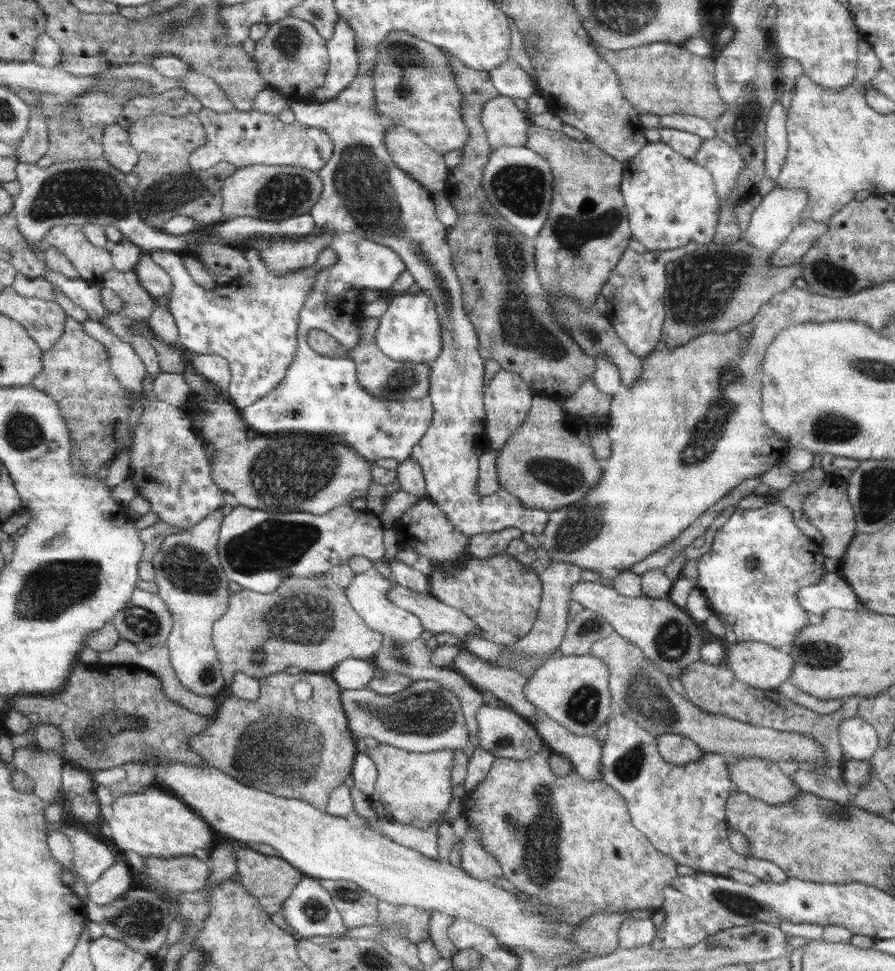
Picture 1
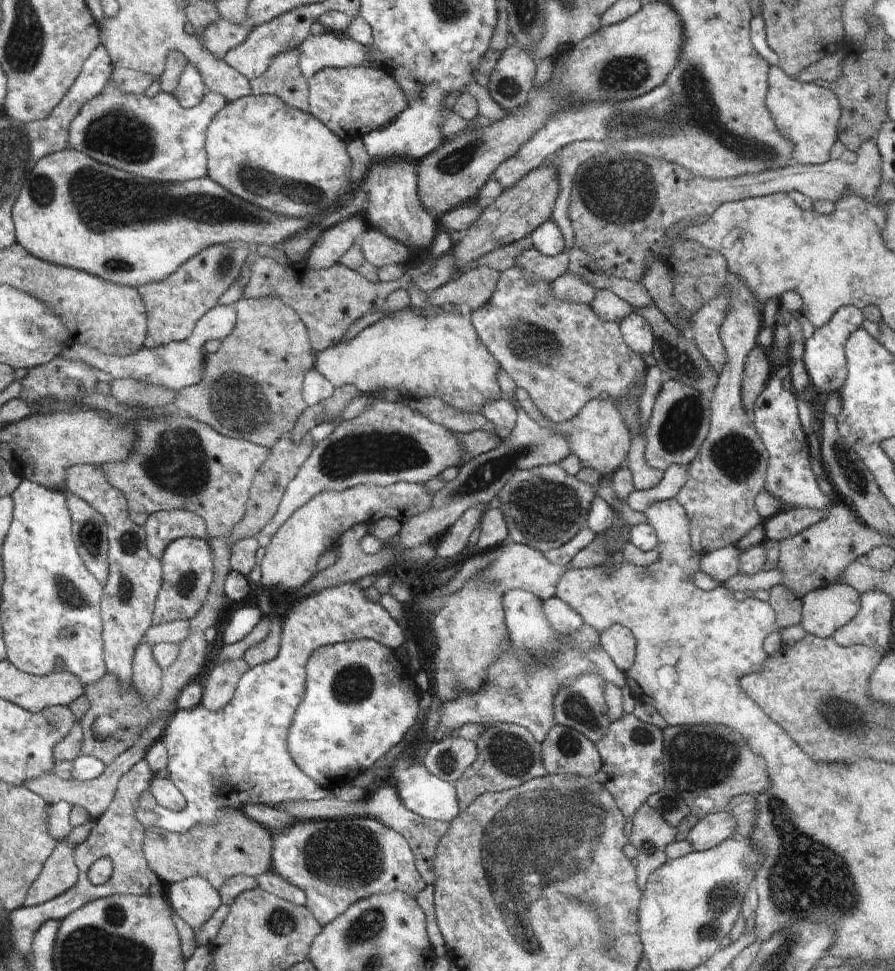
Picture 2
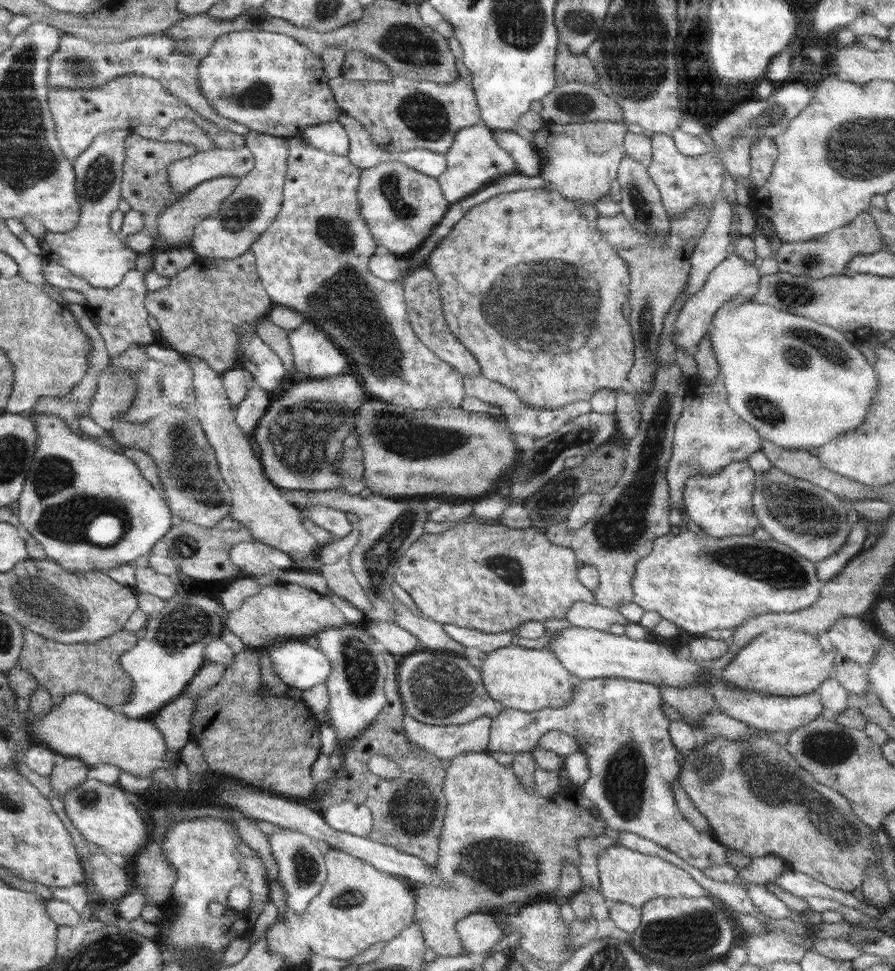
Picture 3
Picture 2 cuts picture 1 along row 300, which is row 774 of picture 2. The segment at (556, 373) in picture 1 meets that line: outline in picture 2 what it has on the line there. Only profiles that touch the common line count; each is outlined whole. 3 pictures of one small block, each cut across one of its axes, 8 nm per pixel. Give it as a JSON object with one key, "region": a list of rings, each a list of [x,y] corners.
{"region":[[[496,723],[480,730],[475,738],[478,758],[464,774],[453,782],[460,810],[466,810],[475,798],[484,793],[497,793],[513,789],[526,781],[549,774],[543,763],[541,744],[523,726],[512,723]]]}

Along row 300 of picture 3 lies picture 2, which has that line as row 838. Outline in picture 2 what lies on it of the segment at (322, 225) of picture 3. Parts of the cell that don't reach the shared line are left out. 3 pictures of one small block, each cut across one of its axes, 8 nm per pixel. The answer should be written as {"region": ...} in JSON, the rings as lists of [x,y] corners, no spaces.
{"region":[[[375,818],[310,819],[271,835],[271,868],[289,883],[301,888],[307,896],[306,906],[324,926],[341,915],[351,904],[368,897],[400,891],[416,899],[427,885],[415,867],[414,853],[408,841]]]}

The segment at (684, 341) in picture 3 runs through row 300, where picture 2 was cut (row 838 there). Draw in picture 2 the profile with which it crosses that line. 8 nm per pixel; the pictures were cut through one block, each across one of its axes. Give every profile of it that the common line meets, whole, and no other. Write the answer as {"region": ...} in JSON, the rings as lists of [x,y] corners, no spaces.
{"region":[[[725,810],[709,814],[690,829],[687,841],[693,851],[705,851],[726,839],[734,838],[736,825],[736,821]]]}

